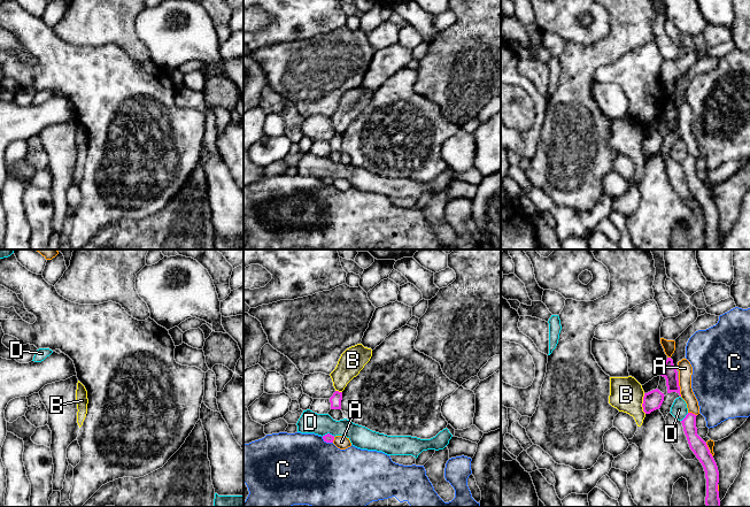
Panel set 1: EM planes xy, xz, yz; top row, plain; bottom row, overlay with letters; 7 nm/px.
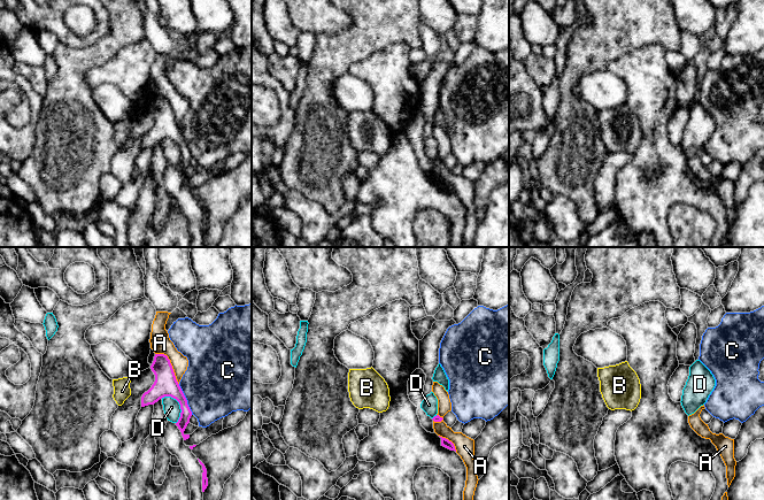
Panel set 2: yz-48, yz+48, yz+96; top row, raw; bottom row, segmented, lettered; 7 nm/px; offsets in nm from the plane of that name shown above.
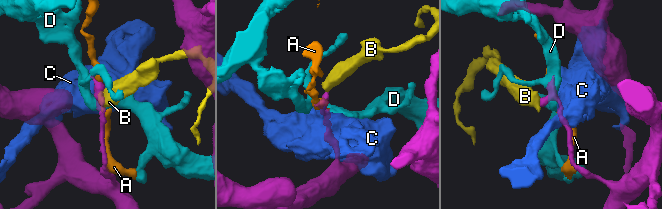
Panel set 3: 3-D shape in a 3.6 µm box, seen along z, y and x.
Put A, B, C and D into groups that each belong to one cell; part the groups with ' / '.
A / B / C / D

